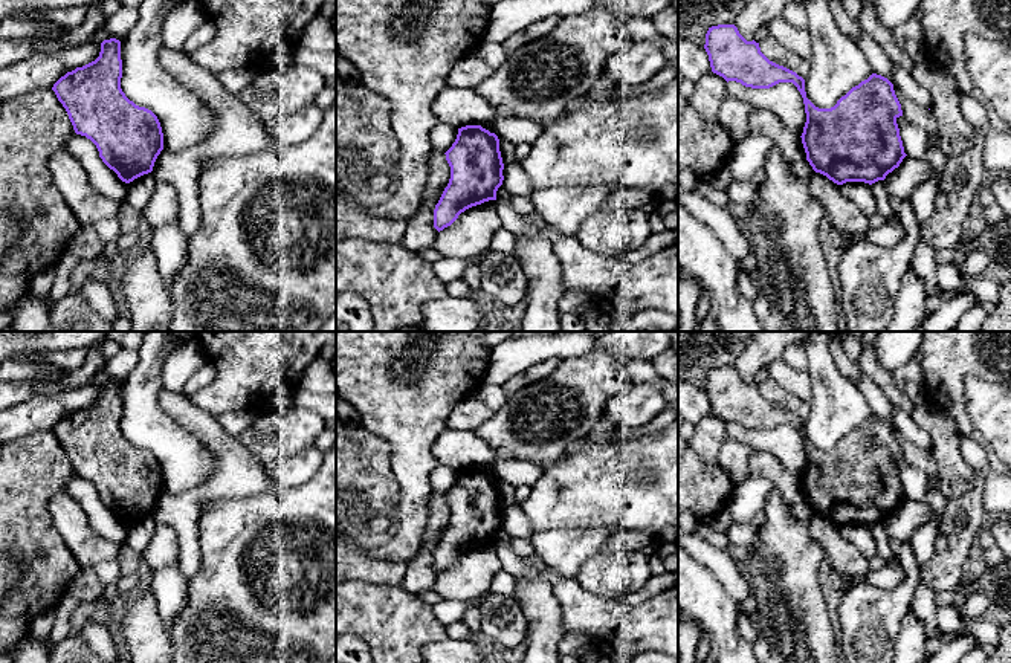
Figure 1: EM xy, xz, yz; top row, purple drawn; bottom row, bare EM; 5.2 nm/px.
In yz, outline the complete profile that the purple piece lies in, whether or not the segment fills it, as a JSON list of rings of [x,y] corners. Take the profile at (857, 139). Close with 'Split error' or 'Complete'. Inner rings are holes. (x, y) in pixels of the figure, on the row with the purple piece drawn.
[[[735,24],[709,27],[704,49],[712,72],[727,82],[770,89],[793,82],[805,104],[802,144],[816,173],[837,185],[875,183],[900,167],[904,153],[896,119],[903,116],[893,84],[877,73],[852,87],[831,108],[819,108],[805,92],[805,79],[770,61],[759,43],[747,41]]]. Complete

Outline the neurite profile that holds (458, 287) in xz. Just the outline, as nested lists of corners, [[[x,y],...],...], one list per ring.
[[[460,278],[447,283],[446,290],[449,296],[469,296],[470,286],[466,280]]]

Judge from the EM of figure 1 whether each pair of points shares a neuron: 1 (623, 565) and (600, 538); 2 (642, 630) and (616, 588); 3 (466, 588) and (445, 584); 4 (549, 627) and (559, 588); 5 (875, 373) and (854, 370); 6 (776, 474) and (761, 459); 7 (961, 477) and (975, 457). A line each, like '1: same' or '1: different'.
1: different
2: different
3: same
4: different
5: different
6: same
7: different

